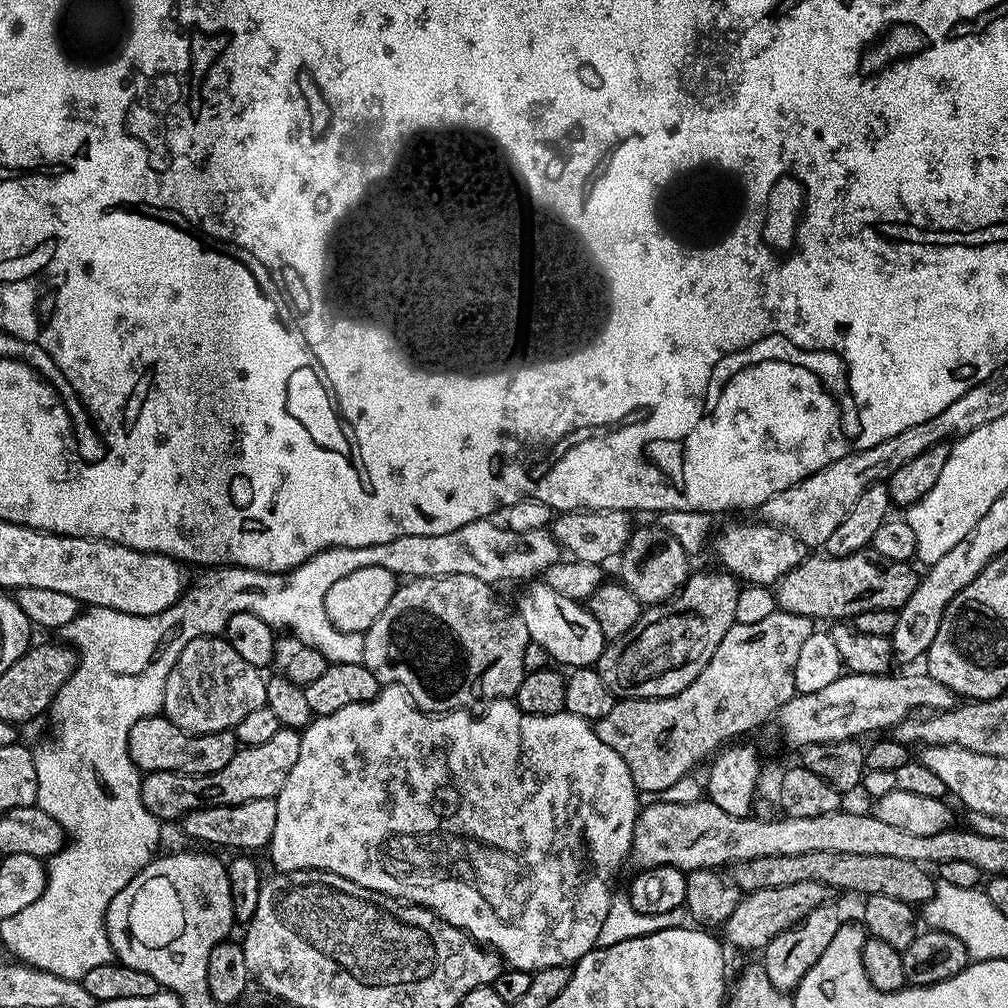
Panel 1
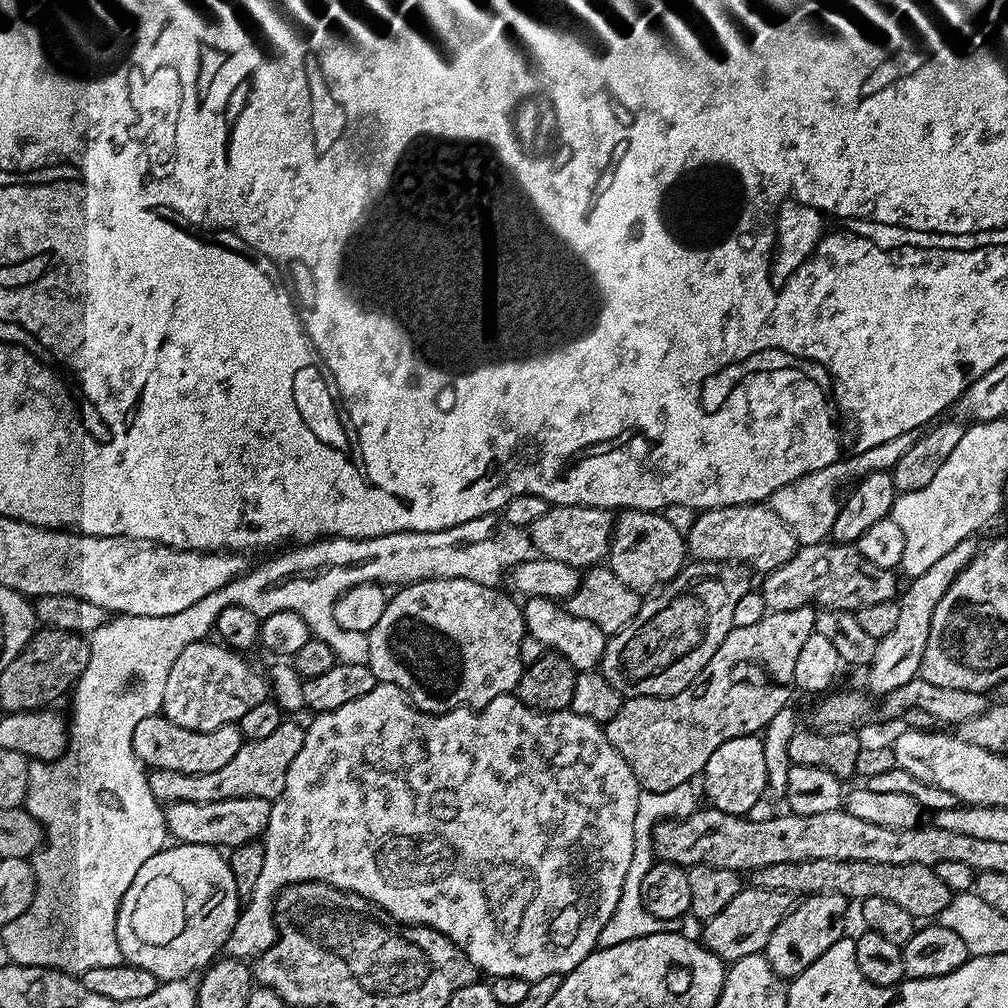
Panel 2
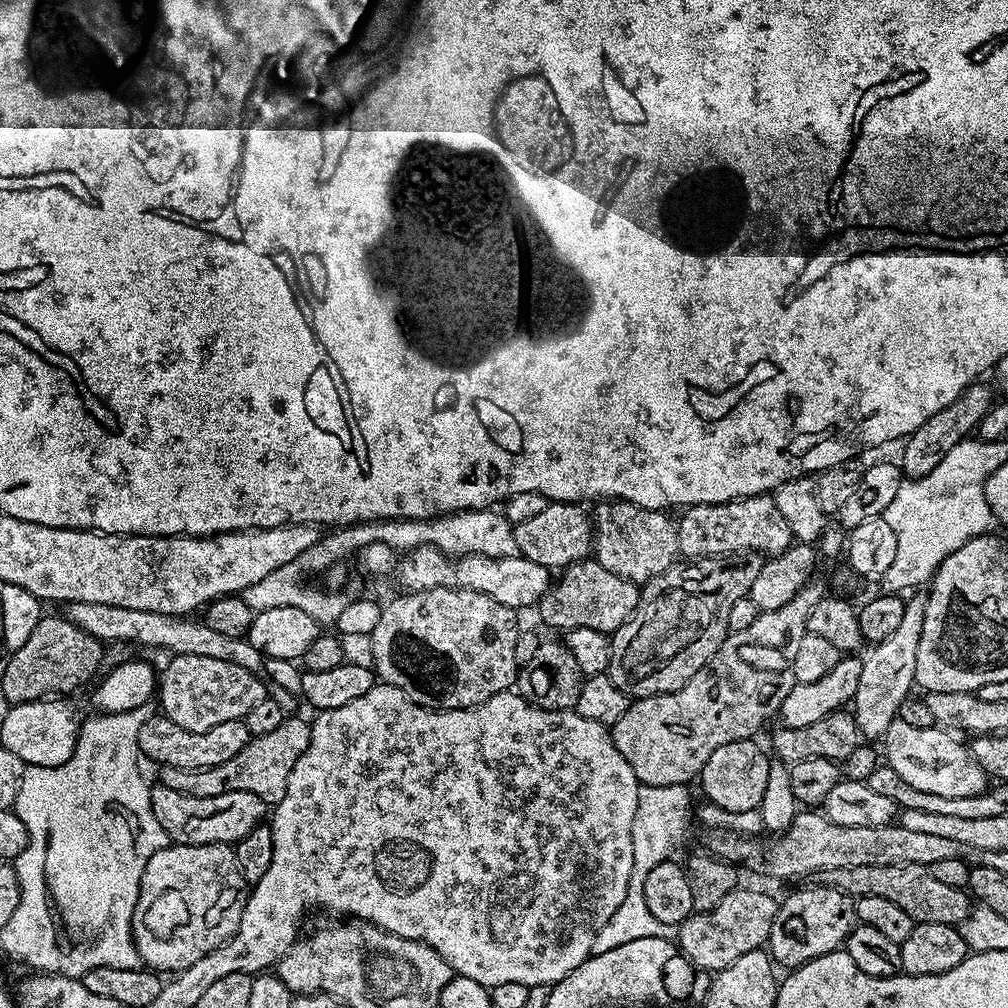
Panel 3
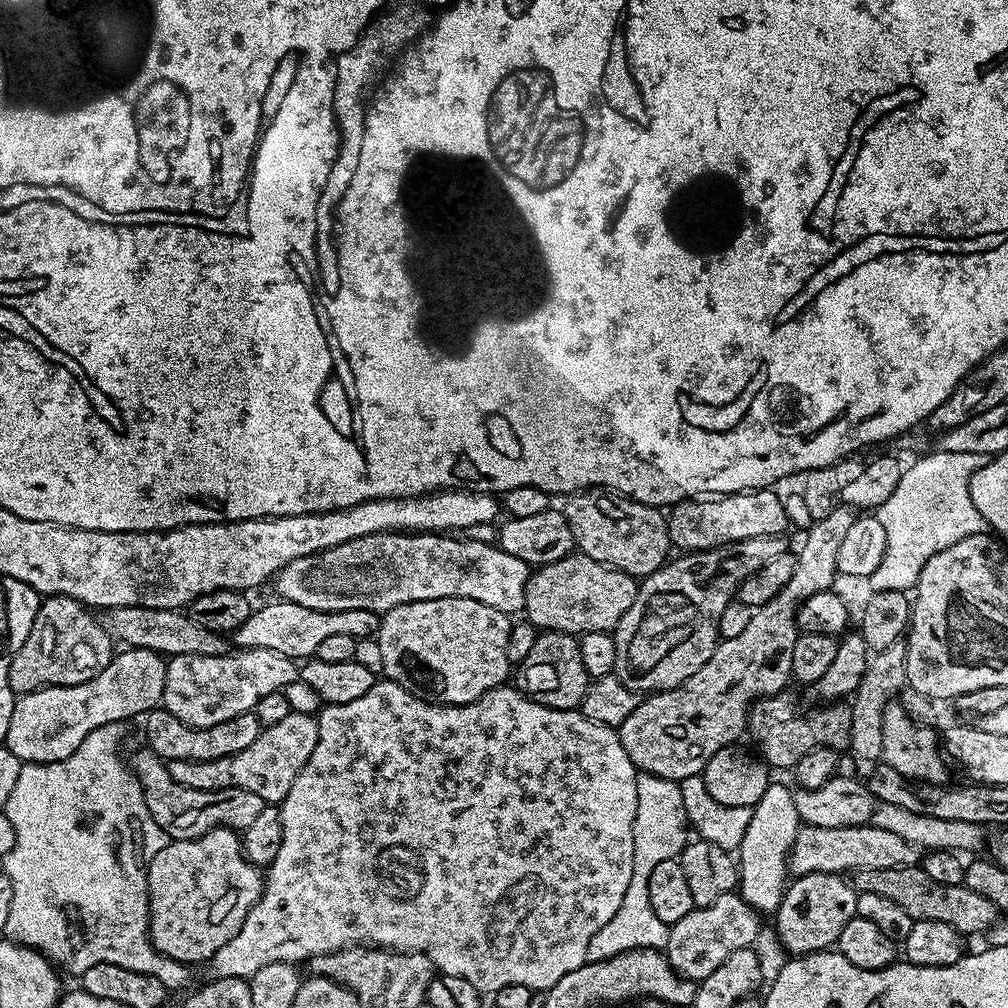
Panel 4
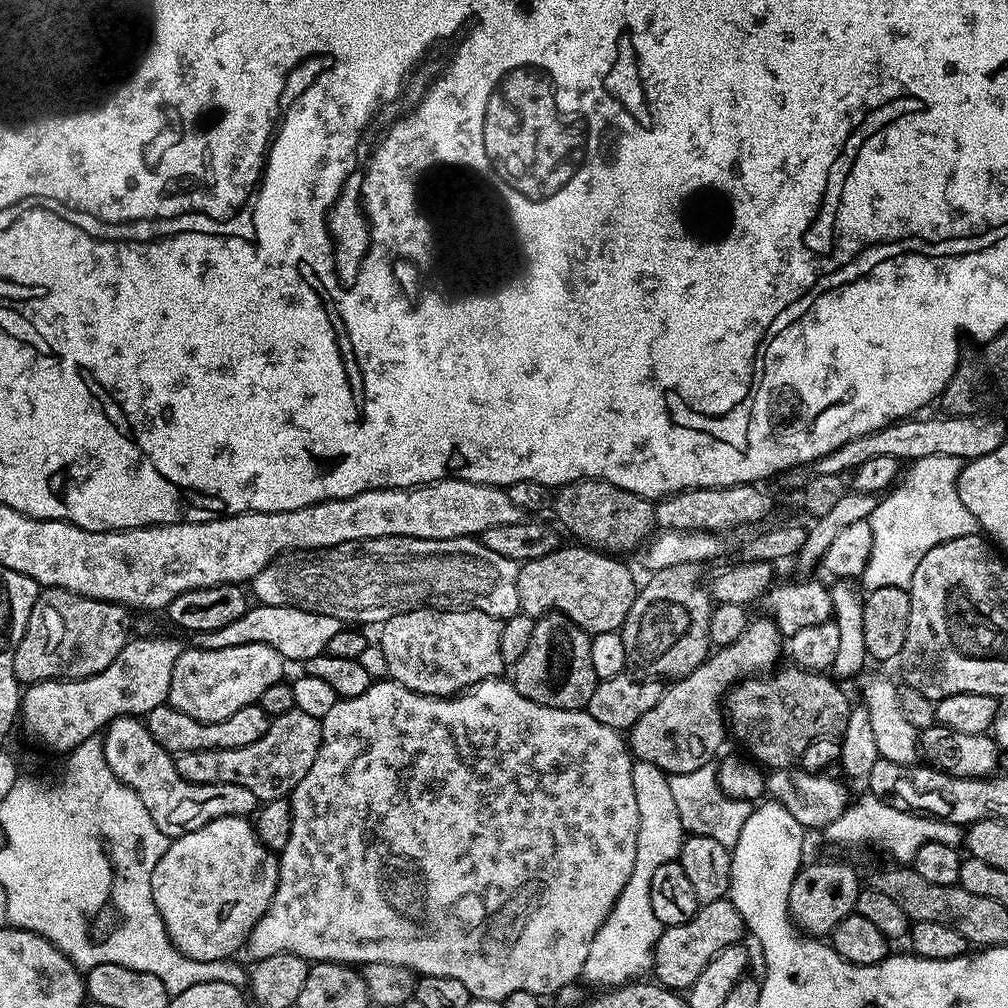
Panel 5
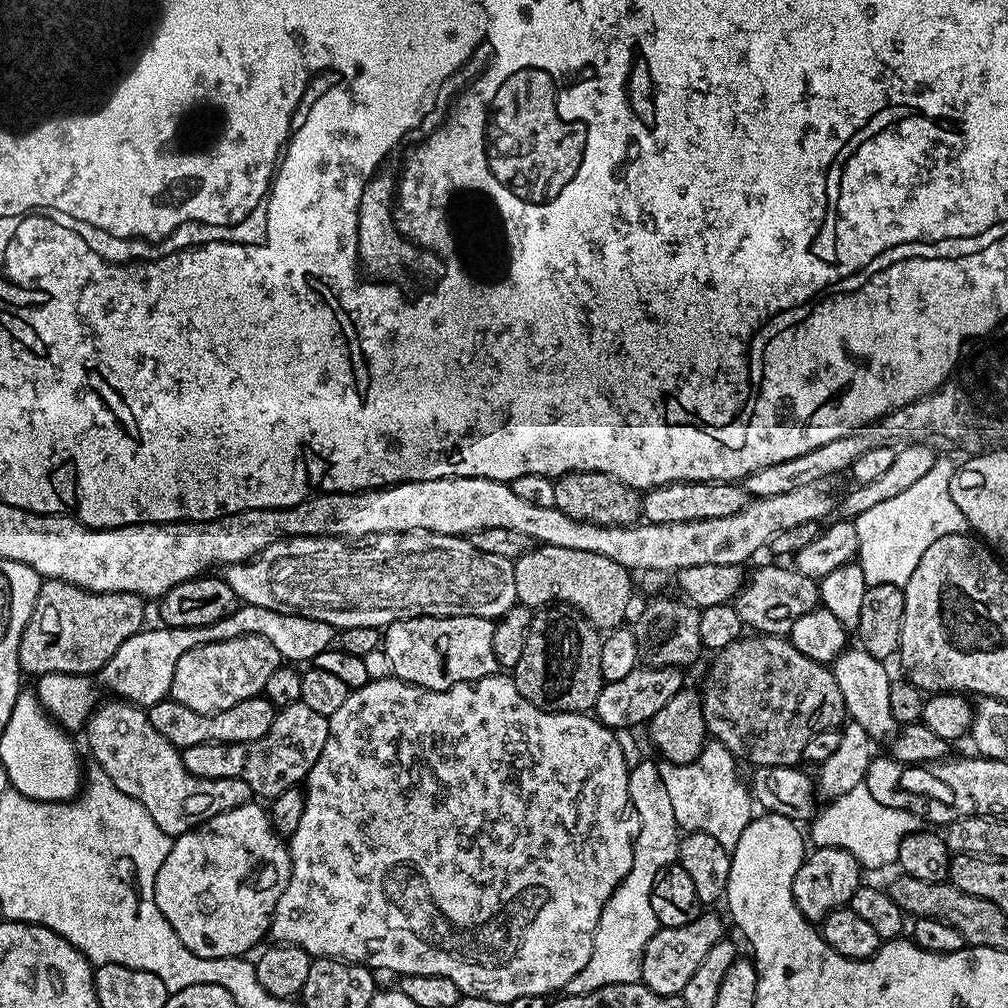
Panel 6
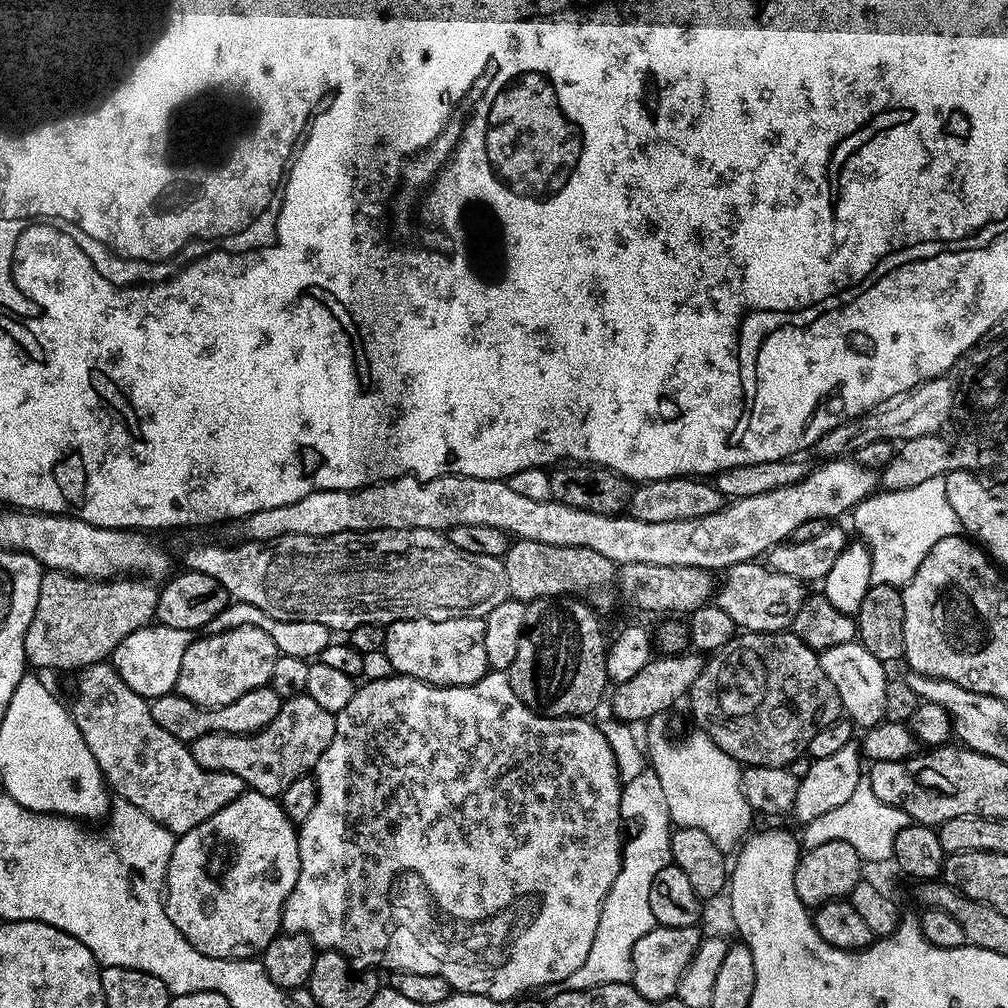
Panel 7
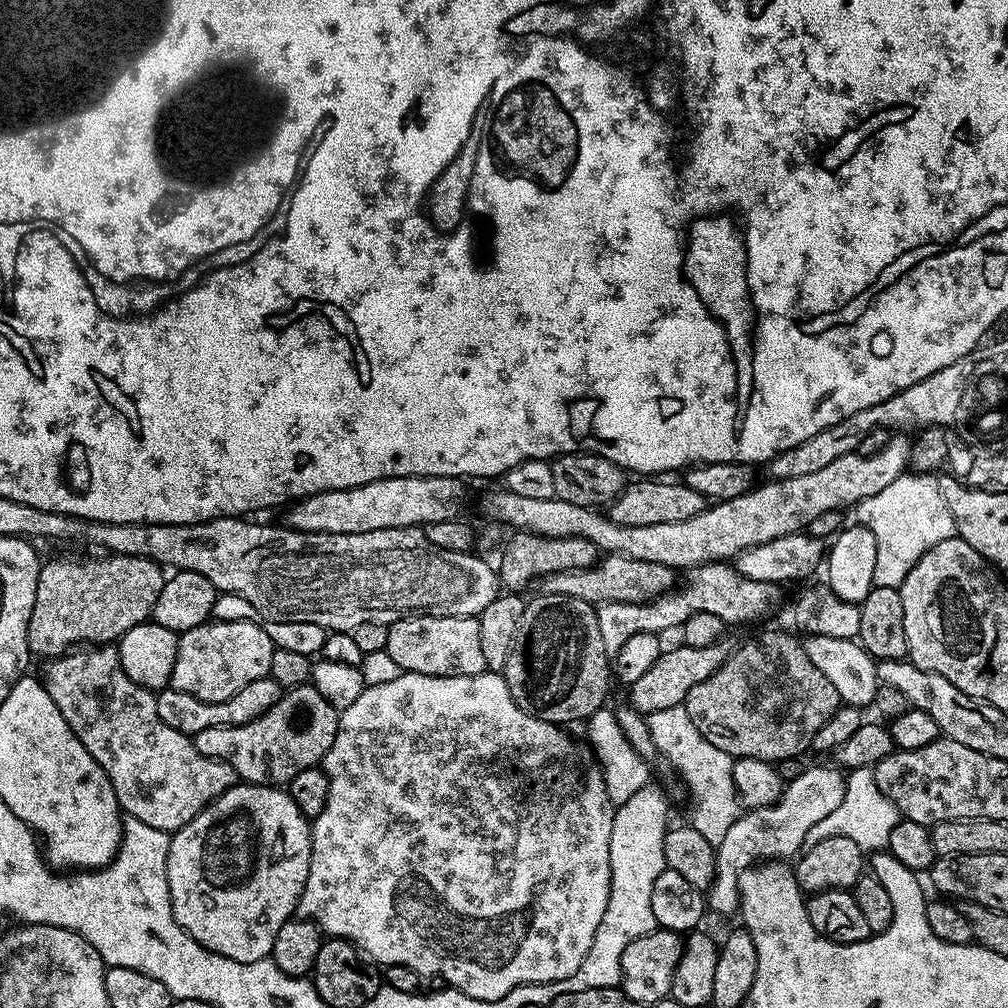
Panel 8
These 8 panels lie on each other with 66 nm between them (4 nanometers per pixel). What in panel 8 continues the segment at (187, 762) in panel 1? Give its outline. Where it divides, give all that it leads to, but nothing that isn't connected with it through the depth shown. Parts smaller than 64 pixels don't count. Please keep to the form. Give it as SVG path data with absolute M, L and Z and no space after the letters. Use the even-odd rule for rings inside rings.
M266 675L258 678L258 682L250 682L250 686L238 690L234 698L226 698L226 702L202 702L202 698L194 698L194 694L182 694L182 690L174 690L165 686L155 693L158 718L170 730L178 730L182 734L195 738L202 730L211 728L241 728L258 719L270 706L274 706L284 697L285 688L274 682L272 676Z

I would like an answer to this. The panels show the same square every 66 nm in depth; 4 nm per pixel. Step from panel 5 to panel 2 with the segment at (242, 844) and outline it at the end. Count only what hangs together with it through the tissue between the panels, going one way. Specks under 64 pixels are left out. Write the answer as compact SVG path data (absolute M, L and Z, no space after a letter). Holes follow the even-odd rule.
M181 843L166 846L154 854L154 858L146 858L146 862L142 862L142 870L134 874L130 890L126 890L120 899L116 915L118 946L127 963L150 970L157 981L187 980L203 973L224 952L224 944L230 938L241 911L242 897L238 894L225 853L219 847Z

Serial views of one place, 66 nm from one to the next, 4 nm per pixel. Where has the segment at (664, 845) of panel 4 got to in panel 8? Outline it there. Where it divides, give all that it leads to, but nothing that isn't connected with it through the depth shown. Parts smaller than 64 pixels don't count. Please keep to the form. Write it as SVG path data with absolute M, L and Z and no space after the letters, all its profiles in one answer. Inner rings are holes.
M649 782L629 800L616 808L614 830L610 834L610 908L612 920L628 920L628 941L656 931L650 893L658 874L665 870L663 838L670 829L668 800L656 782Z

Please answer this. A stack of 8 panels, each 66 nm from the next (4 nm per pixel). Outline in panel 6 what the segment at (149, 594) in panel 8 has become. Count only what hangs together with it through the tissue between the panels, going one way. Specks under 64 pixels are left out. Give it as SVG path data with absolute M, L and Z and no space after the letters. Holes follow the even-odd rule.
M44 580L38 590L38 598L34 602L34 610L30 614L30 622L26 622L26 630L22 630L22 638L18 646L18 662L21 673L39 678L46 674L70 674L71 676L92 676L99 673L114 658L118 646L126 642L134 634L145 627L145 597L125 592L91 592L85 588L74 586L61 580Z

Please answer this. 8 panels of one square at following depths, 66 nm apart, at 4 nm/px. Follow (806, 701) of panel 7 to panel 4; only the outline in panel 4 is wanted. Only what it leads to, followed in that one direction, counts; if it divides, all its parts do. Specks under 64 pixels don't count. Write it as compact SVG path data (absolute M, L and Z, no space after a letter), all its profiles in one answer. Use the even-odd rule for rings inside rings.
M785 690L776 696L766 696L763 700L756 701L751 710L748 711L747 735L752 735L756 743L755 751L762 757L764 764L776 768L795 769L798 758L810 754L818 746L835 748L837 750L847 749L850 745L850 722L852 721L852 709L844 702L828 702L825 708L812 708L809 712L803 712L798 705L792 701L791 691Z

